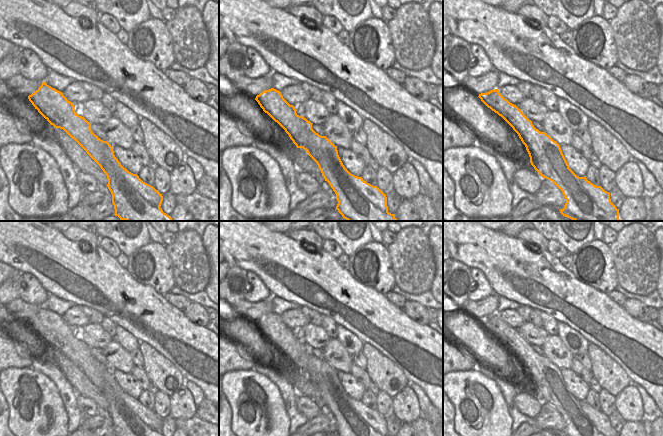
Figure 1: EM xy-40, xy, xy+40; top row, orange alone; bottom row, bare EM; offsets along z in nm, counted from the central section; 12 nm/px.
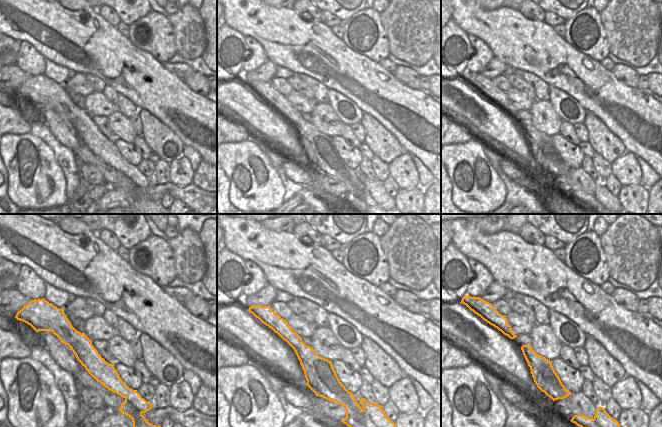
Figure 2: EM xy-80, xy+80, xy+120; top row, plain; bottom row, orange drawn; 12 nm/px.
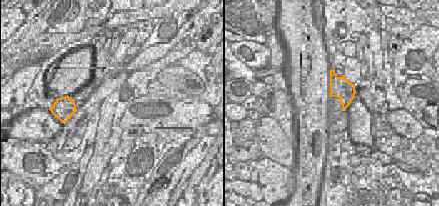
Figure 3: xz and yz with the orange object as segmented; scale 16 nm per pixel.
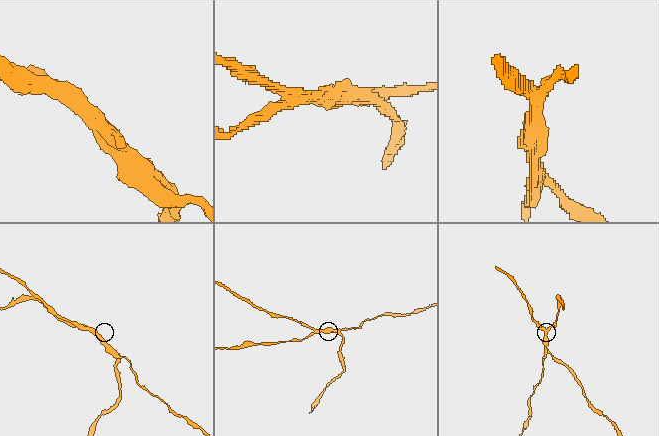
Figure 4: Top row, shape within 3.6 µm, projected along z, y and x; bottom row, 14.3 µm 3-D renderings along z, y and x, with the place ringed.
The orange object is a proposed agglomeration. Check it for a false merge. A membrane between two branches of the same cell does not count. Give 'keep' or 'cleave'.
cleave

